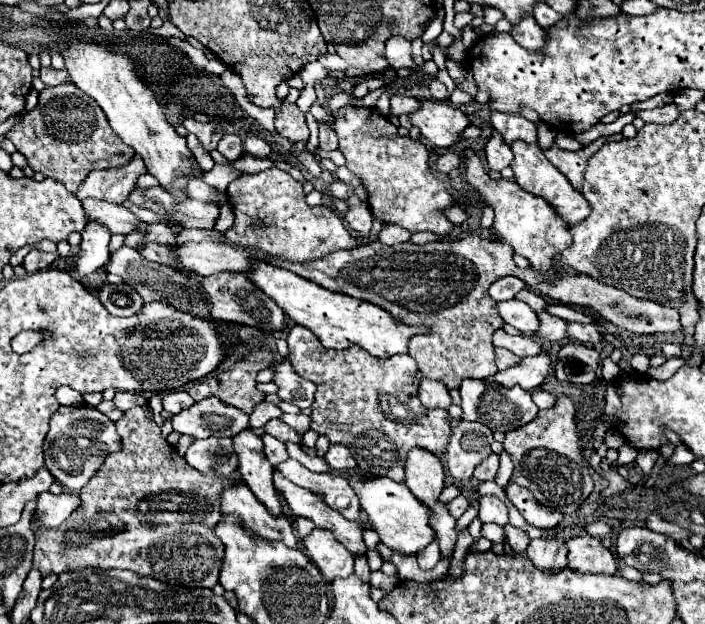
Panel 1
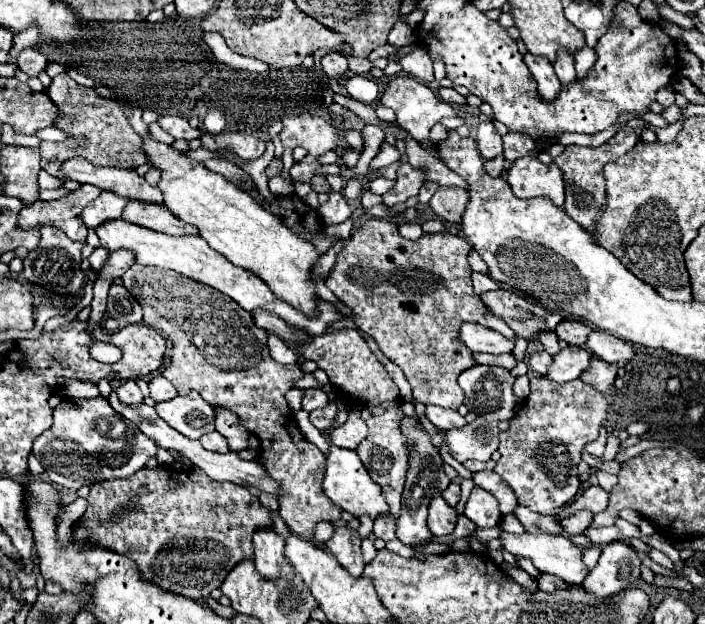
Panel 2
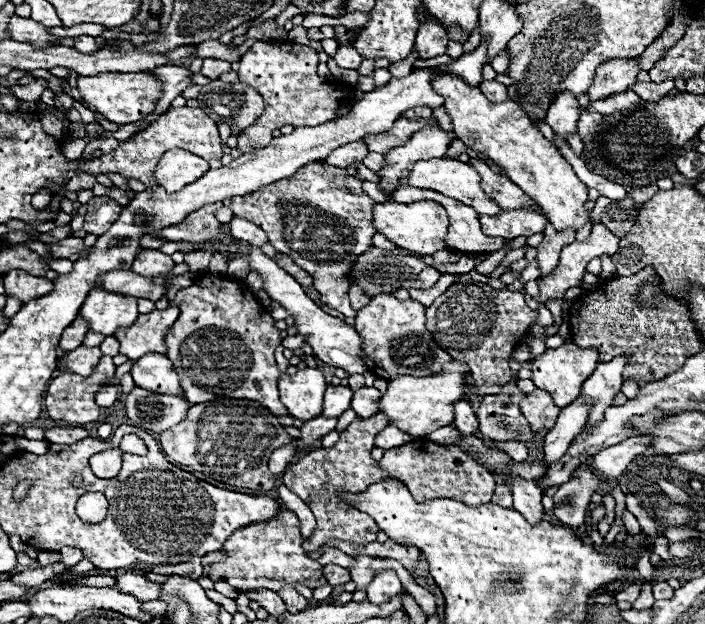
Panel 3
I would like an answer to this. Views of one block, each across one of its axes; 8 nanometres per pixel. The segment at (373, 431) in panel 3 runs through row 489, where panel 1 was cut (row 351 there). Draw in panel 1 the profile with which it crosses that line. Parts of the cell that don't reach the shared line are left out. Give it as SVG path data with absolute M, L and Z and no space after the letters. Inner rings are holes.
M294 326L286 340L290 350L286 358L296 374L318 386L312 404L312 430L328 436L332 444L346 444L360 470L404 482L404 458L408 458L412 446L424 446L424 450L442 458L450 436L448 410L428 410L422 406L418 398L418 366L412 356L376 358L360 350L360 346L328 350L304 326Z

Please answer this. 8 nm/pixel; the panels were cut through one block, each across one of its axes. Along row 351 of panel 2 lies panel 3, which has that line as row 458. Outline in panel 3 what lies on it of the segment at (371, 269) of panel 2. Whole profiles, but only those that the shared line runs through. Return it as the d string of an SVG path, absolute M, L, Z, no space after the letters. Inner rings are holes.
M412 440L404 446L386 450L382 460L378 460L378 466L388 472L390 478L402 480L418 502L432 498L450 498L460 500L468 506L480 506L488 504L494 494L492 474L454 446L442 446L428 440Z

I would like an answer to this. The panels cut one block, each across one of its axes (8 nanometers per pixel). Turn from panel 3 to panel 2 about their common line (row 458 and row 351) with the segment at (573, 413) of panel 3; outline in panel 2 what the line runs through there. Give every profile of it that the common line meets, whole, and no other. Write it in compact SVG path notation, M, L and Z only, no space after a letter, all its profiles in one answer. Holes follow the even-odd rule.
M544 332L544 334L538 334L536 336L538 338L538 342L544 346L544 350L548 352L548 354L558 354L560 352L560 346L558 346L558 338L556 338L556 334L554 332Z

